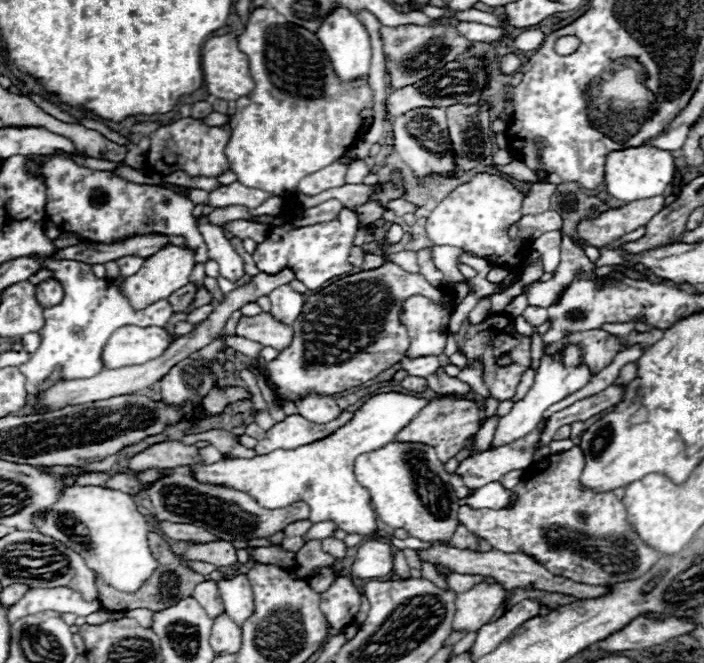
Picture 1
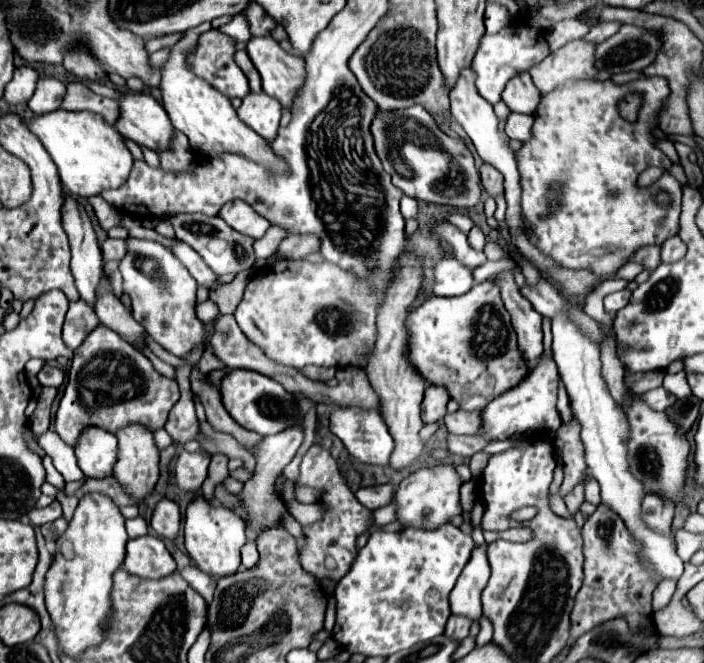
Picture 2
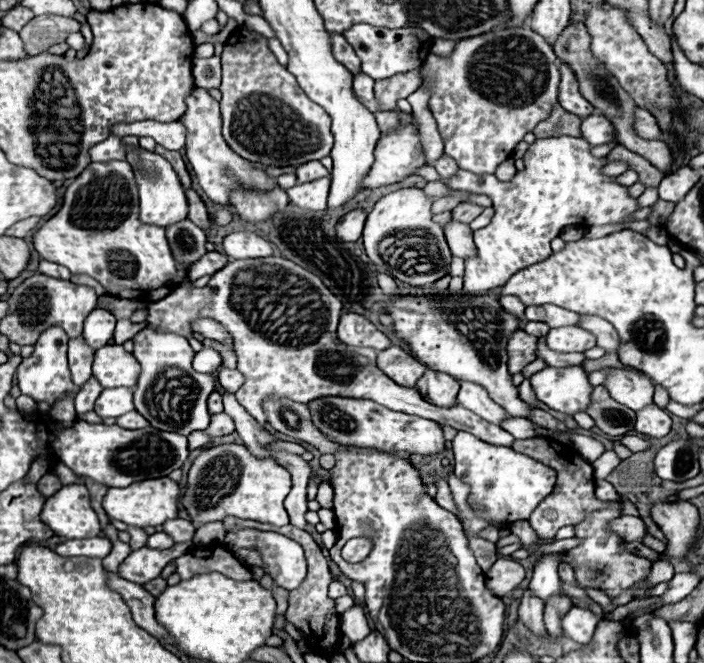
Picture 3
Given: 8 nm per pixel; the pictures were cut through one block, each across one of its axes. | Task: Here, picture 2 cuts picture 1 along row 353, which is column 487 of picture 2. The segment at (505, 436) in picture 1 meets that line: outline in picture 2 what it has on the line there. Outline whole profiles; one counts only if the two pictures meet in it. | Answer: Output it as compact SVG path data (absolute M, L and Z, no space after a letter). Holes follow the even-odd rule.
M486 546L474 548L472 560L466 564L460 580L456 582L450 594L452 614L466 616L468 620L476 622L482 618L482 602L480 594L490 578L490 566L486 560Z

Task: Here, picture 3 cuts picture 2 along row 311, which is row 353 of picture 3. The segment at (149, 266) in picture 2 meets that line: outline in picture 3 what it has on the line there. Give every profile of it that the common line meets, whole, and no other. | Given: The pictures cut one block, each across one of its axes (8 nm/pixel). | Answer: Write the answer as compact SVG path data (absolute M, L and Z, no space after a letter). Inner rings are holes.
M144 328L140 330L134 338L134 358L140 364L140 376L134 388L134 410L138 414L142 414L152 428L156 430L164 430L164 432L176 432L182 436L188 436L194 430L204 430L208 428L210 422L210 414L206 410L206 398L210 392L216 390L216 378L208 376L208 374L200 374L192 368L192 358L194 358L194 350L190 348L188 340L184 336L172 334L172 332L158 332L154 328Z

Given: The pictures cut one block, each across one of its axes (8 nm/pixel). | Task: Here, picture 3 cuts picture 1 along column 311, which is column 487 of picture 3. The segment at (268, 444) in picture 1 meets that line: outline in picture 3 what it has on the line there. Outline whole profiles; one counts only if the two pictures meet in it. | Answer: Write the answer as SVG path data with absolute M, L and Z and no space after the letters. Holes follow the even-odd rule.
M278 256L270 258L256 258L252 262L228 262L224 268L220 268L216 274L212 274L210 282L204 288L192 288L188 286L178 286L172 294L162 298L160 302L150 302L148 304L148 326L164 332L174 332L180 336L190 338L192 328L190 322L194 318L214 318L218 320L234 338L234 348L238 354L238 370L244 376L244 384L240 390L236 390L236 400L246 408L246 412L263 427L266 424L264 412L262 412L262 400L266 396L276 396L276 398L289 398L293 401L306 404L314 398L322 396L344 396L344 398L364 398L364 400L374 400L390 410L396 412L406 412L412 416L422 416L428 420L438 422L440 426L452 426L456 430L470 432L478 436L480 440L494 444L494 446L512 446L514 436L502 430L496 424L484 422L480 416L470 412L468 408L462 406L452 406L452 408L438 408L430 402L426 402L416 388L406 390L404 386L396 386L378 366L376 366L376 352L368 348L352 348L344 346L336 338L336 326L338 318L342 312L342 302L336 298L322 282L316 278L312 272L304 270L302 266L296 266L294 262Z

